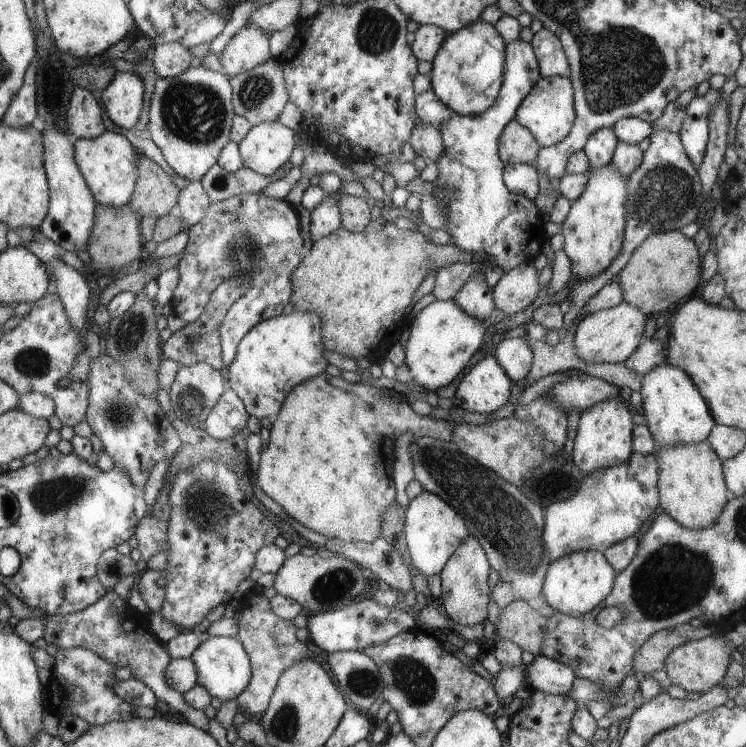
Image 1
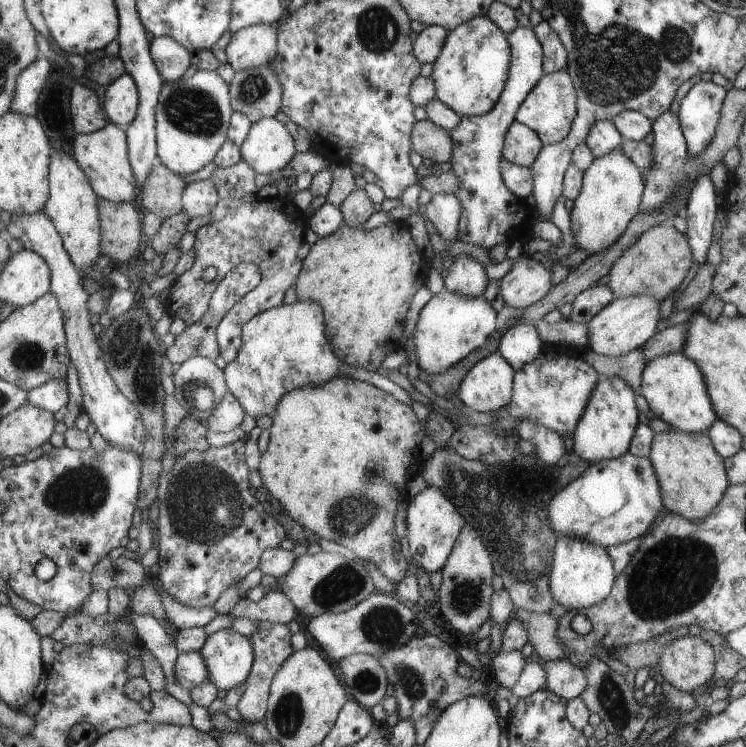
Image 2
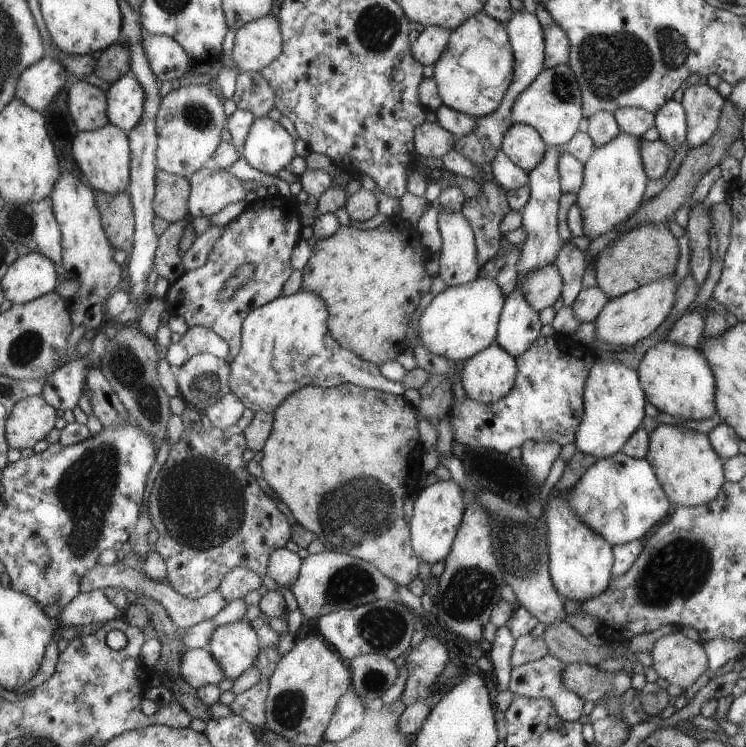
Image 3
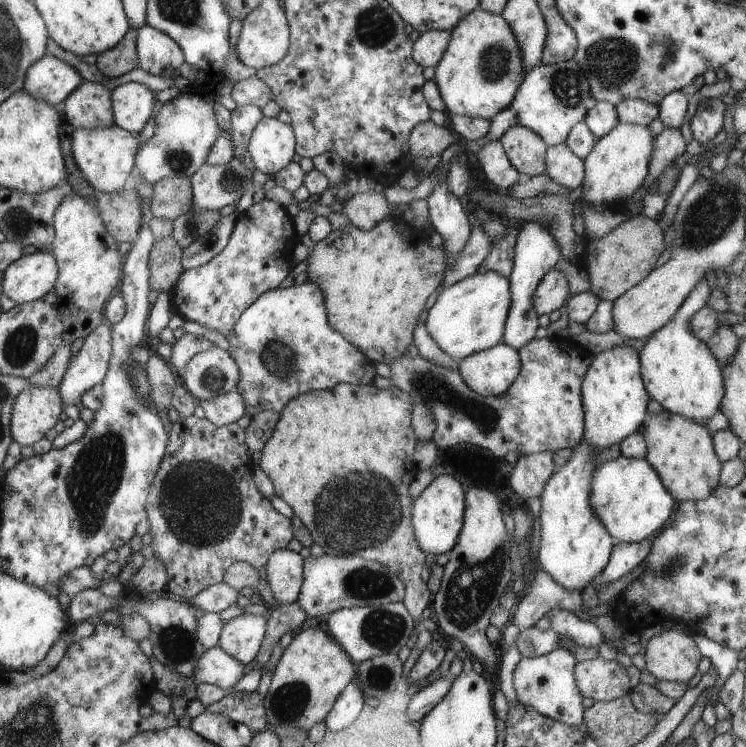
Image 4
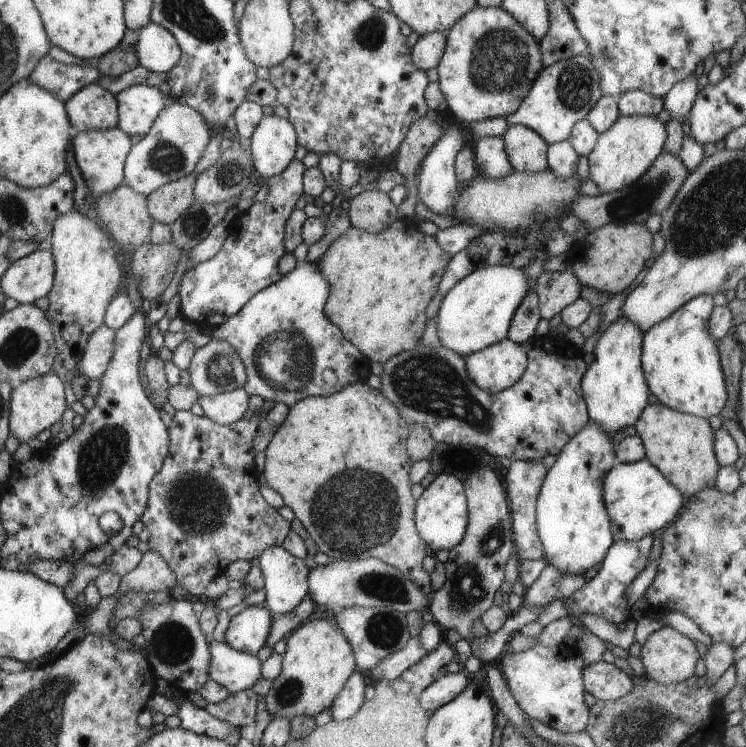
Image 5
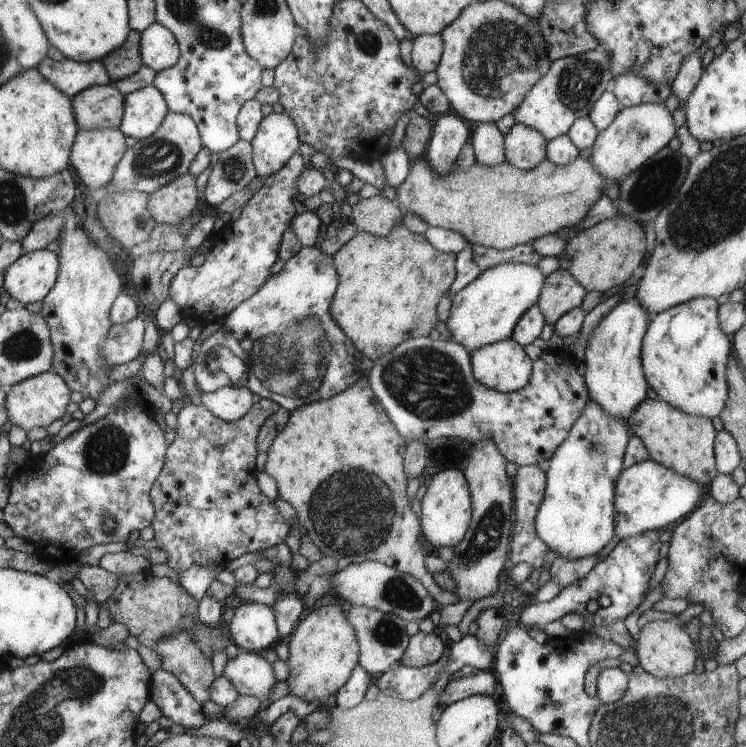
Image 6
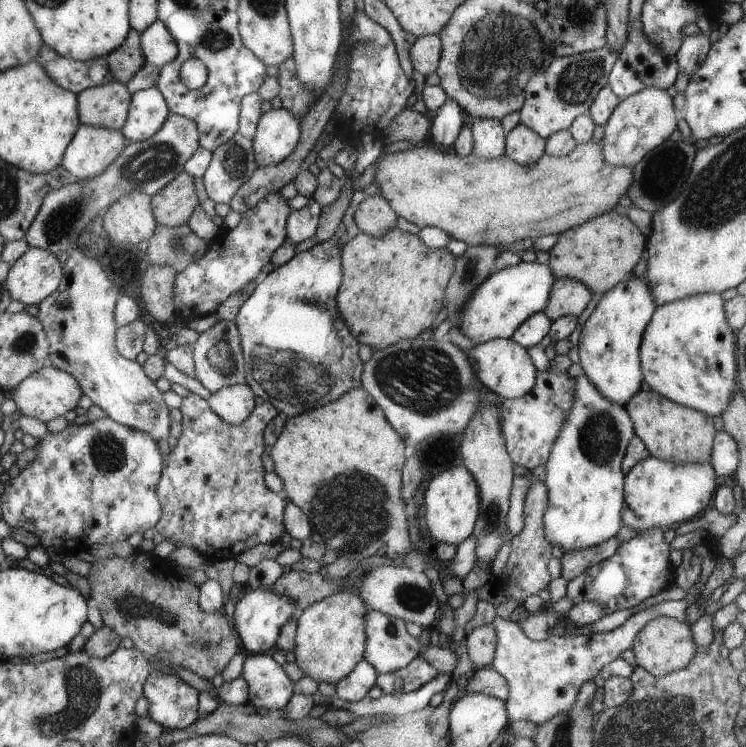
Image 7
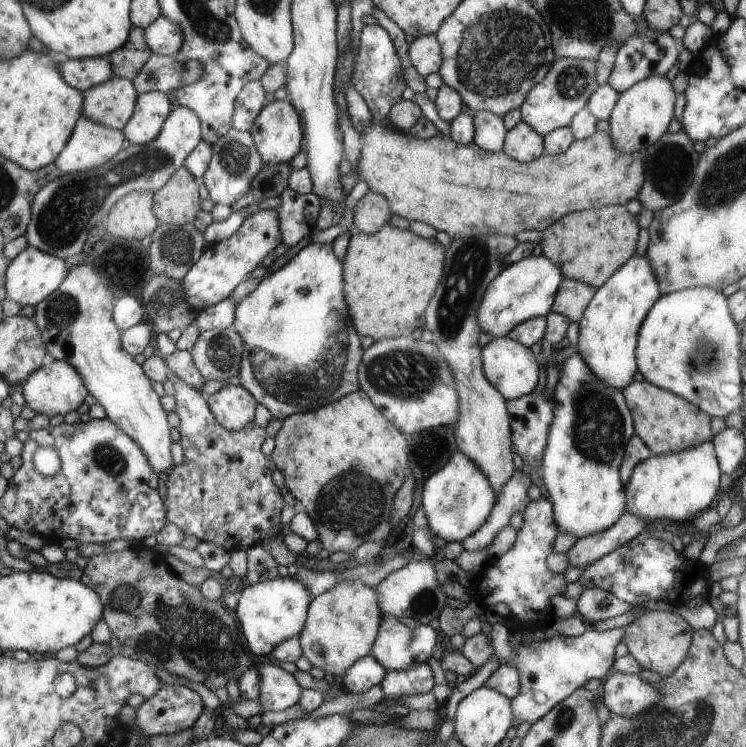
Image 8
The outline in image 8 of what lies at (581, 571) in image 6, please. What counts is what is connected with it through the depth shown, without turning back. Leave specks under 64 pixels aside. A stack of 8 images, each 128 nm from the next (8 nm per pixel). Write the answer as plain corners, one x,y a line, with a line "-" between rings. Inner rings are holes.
625,512
624,516
610,529
579,538
566,552
569,566
584,569
588,565
592,565
600,558
627,544
633,537
641,534
652,522
649,519
638,519
631,513

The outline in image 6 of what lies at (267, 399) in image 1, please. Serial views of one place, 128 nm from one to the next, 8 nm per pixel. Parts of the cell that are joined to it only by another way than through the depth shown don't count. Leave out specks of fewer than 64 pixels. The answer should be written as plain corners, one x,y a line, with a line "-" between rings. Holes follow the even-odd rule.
302,245
302,248
285,262
284,267
276,276
272,276
271,279
268,279
255,295
252,295
250,299
246,299
243,303
240,303
239,306
227,316
223,325
239,337
241,347
248,353
248,356
245,358
248,372
248,383
246,387
252,393
259,394
262,399
276,401
290,413
295,408
314,402
317,398
320,400
327,399
341,393
345,388
351,387
352,384
362,376
361,364
364,357
363,353
361,353
359,349
355,347
352,340
346,336
343,328
340,328
340,325
333,319
331,313
331,302
338,286
339,273
333,263
333,256
323,254
316,246
307,247

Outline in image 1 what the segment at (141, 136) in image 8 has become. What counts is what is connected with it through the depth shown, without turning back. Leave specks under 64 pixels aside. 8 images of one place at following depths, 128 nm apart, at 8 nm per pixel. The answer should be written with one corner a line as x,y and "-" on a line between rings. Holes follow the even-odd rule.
117,71
100,95
112,122
118,127
134,129
144,106
144,82
138,75

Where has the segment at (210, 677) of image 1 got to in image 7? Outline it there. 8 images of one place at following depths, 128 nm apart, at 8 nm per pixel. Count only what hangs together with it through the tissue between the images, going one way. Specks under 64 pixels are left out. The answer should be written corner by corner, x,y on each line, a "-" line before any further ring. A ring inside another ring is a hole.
260,586
260,588
254,588
250,592
246,592
242,596
242,600
236,604
234,614
236,630
240,632
246,654
272,653
276,649
276,643
284,624
288,624
288,620
292,620
292,616
297,618
299,612
300,608
292,600
288,600
286,596
278,596
269,587

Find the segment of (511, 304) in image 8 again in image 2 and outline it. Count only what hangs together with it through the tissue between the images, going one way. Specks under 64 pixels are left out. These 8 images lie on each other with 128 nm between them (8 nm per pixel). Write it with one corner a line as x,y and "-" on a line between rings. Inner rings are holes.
446,290
434,295
420,311
414,330
413,342
418,364
417,369
424,370
428,375
446,373
470,355
472,351
482,347
487,342
492,332
496,330
497,319
498,313
495,311
494,305
490,301
486,301
484,296
475,299

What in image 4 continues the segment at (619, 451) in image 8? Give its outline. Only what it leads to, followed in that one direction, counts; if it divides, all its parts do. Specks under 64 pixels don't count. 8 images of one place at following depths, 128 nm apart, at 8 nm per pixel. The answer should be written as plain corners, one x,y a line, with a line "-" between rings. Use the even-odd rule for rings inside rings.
582,440
574,453
561,470
552,475
549,482
540,495
540,548
538,550
538,566
546,571
558,584
561,584
566,590
582,590
607,568
610,562
610,552
615,548
614,539
603,521
596,516
591,507
591,482
595,470
600,466
595,464
595,454
598,450
591,447
585,440

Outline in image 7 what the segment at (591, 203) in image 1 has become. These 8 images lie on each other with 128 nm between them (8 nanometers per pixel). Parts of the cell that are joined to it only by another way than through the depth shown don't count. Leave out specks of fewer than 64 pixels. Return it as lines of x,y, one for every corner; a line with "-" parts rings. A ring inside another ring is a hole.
646,86
640,92
621,100
611,120
604,126
606,134
602,138
604,160
612,166
634,167
650,150
670,138
676,130
674,104
666,88

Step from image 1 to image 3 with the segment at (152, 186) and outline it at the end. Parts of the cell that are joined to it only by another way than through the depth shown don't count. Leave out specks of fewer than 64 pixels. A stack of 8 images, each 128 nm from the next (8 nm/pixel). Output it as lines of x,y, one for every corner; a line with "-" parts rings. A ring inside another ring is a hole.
158,169
155,176
155,216
167,223
188,216
188,199
191,196
191,181

